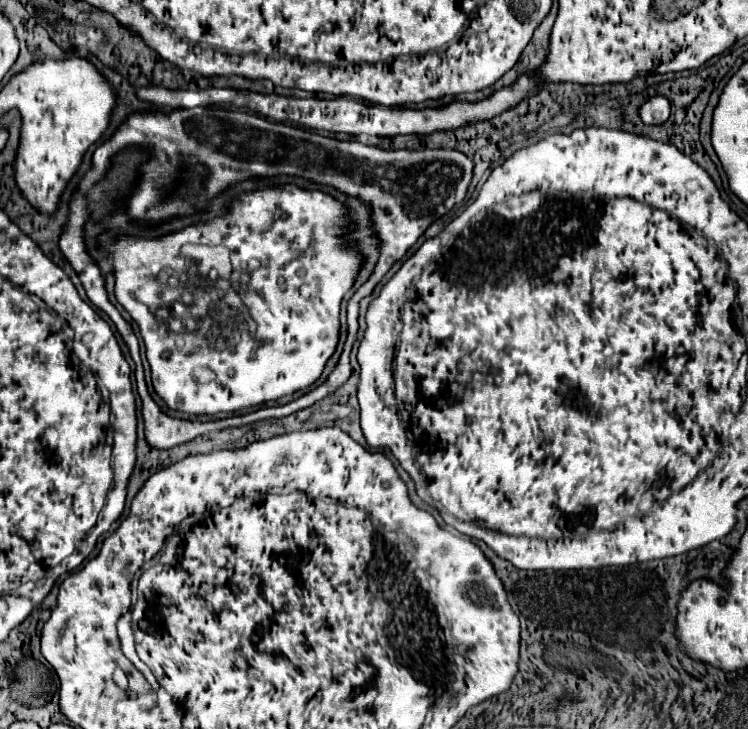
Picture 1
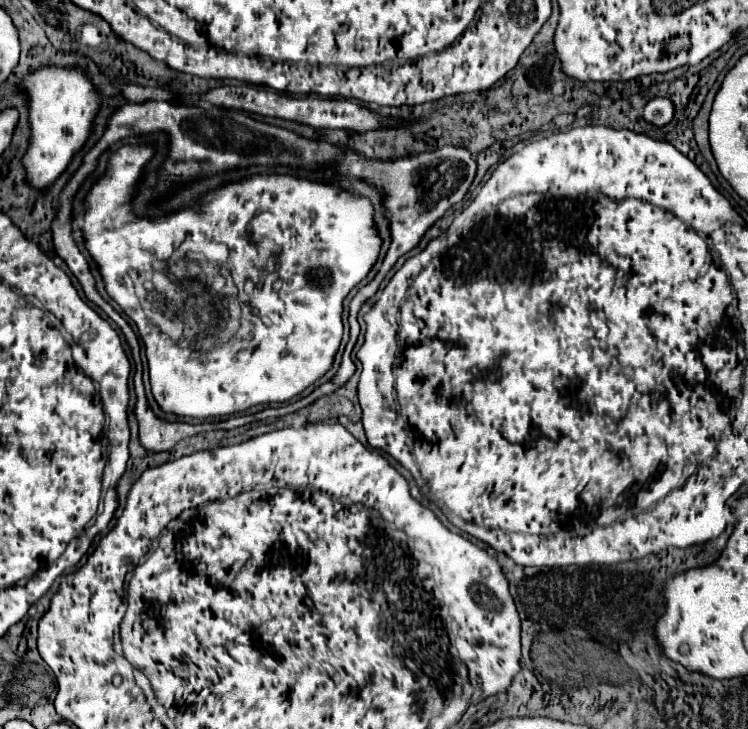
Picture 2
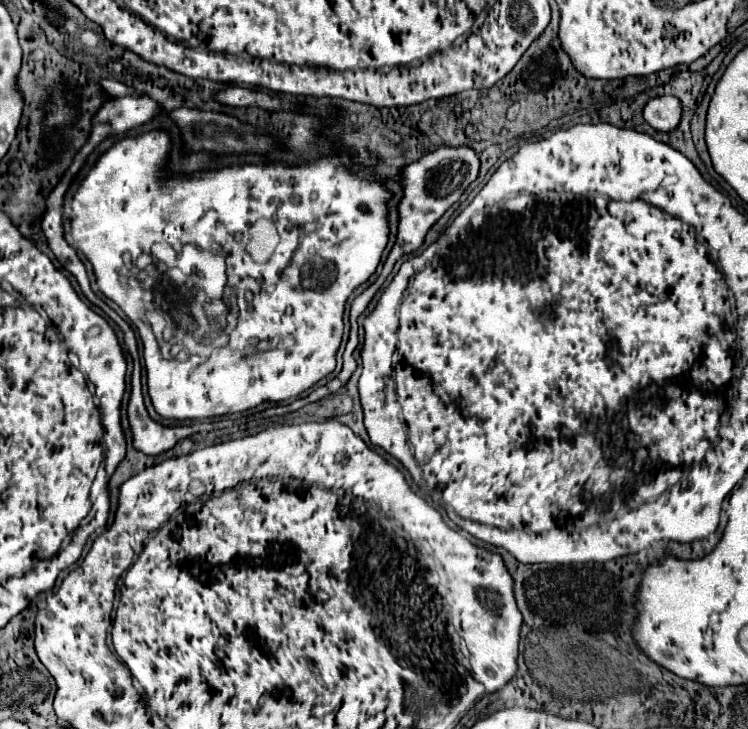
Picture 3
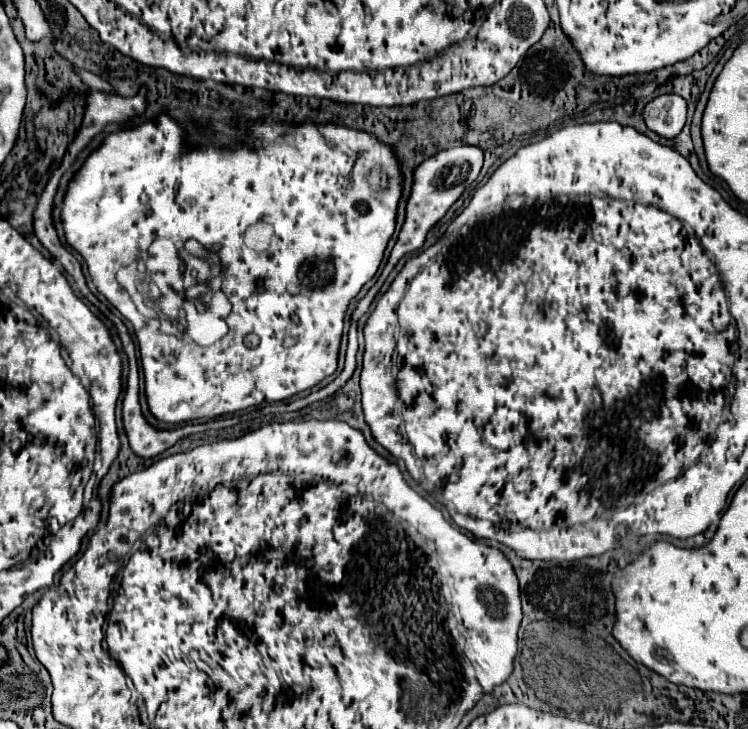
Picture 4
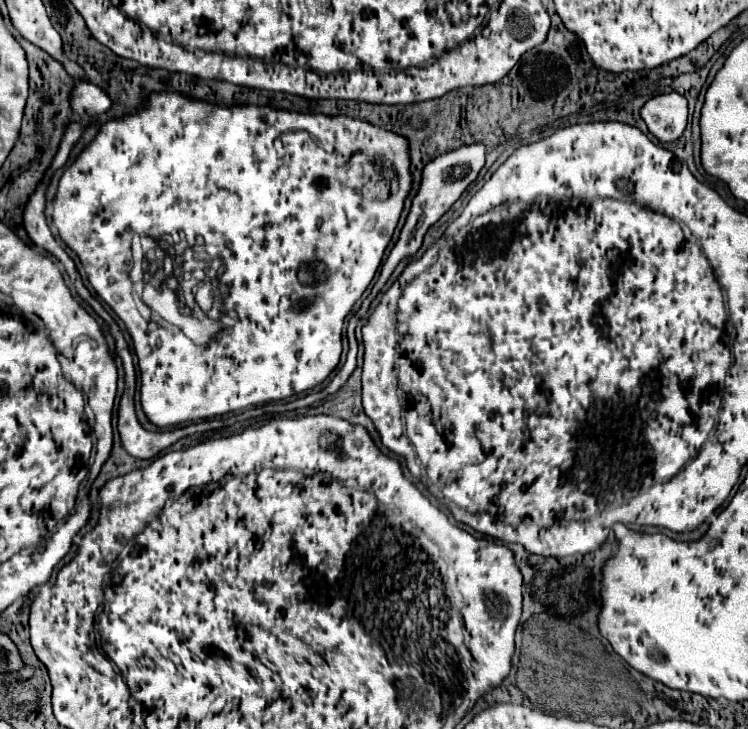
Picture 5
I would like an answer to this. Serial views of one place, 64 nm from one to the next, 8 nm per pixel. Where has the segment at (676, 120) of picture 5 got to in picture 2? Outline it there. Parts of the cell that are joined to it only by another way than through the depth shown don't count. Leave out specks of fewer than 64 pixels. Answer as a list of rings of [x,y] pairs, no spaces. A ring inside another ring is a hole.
[[[652,98],[644,106],[644,120],[654,126],[666,126],[674,116],[674,106],[668,98]]]

